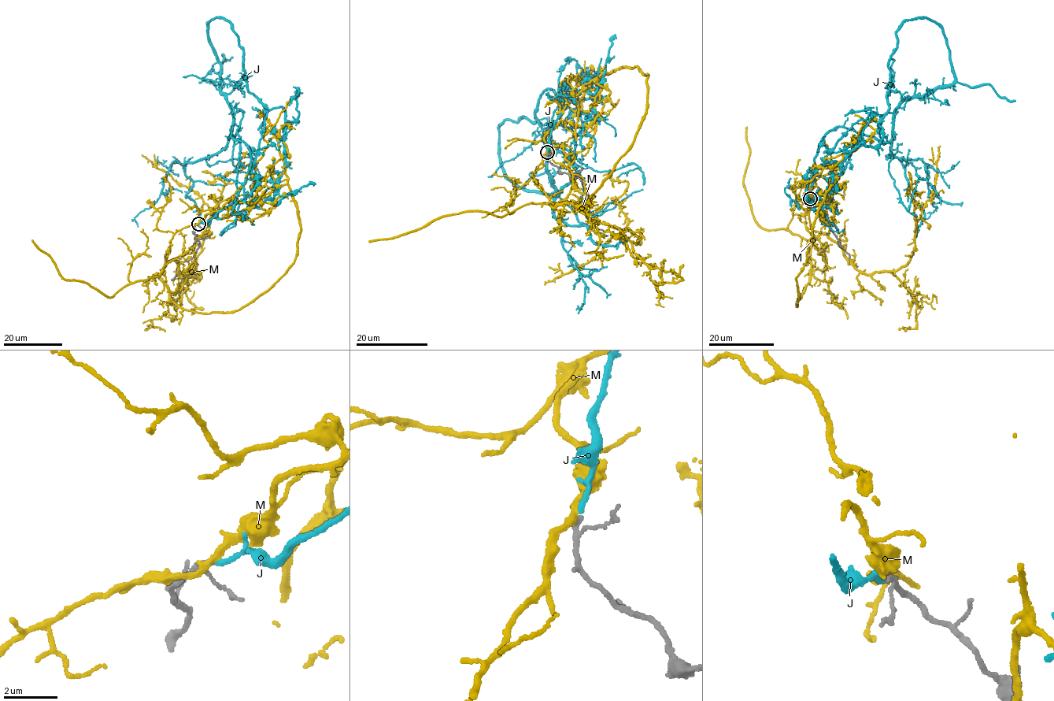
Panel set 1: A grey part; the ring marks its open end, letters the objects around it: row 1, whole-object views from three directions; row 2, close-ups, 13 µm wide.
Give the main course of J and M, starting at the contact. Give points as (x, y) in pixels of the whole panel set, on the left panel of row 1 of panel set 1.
J: (198, 224), (236, 197), (250, 154), (227, 137), (216, 17), (230, 22), (248, 90), (267, 111), (249, 198)
M: (197, 223), (173, 235), (164, 268), (208, 220), (286, 183), (276, 139), (264, 135), (299, 94)

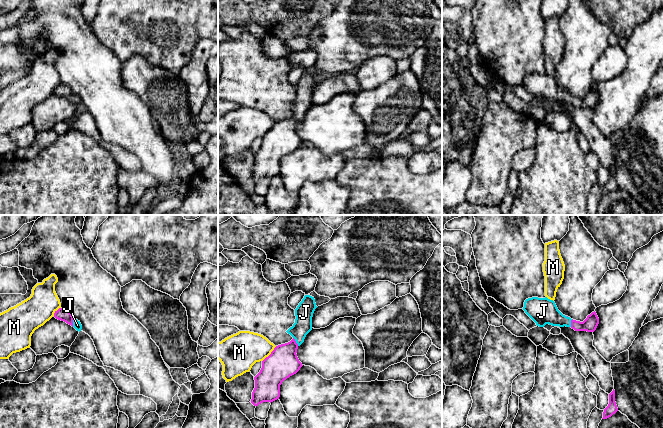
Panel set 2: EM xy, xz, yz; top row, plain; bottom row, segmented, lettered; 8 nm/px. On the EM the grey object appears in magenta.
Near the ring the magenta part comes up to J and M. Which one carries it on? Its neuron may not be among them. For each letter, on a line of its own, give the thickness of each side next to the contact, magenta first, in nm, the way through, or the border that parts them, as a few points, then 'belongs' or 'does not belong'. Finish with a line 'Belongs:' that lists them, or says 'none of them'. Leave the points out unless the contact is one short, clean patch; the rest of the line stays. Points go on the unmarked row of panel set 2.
J: 100/70 nm | across xy (62, 90), (72, 98), (77, 101) | belongs
M: 240/300 nm | along xz (276, 122), (262, 137) | does not belong
Belongs: J

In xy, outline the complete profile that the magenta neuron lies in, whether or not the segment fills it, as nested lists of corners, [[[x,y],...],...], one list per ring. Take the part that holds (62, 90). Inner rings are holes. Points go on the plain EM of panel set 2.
[[[59,84],[57,87],[55,87],[54,93],[58,96],[66,98],[67,100],[71,101],[79,108],[82,105],[82,101],[81,101],[80,97],[75,95],[72,92],[72,90],[70,89],[70,87],[68,87],[65,84]]]

